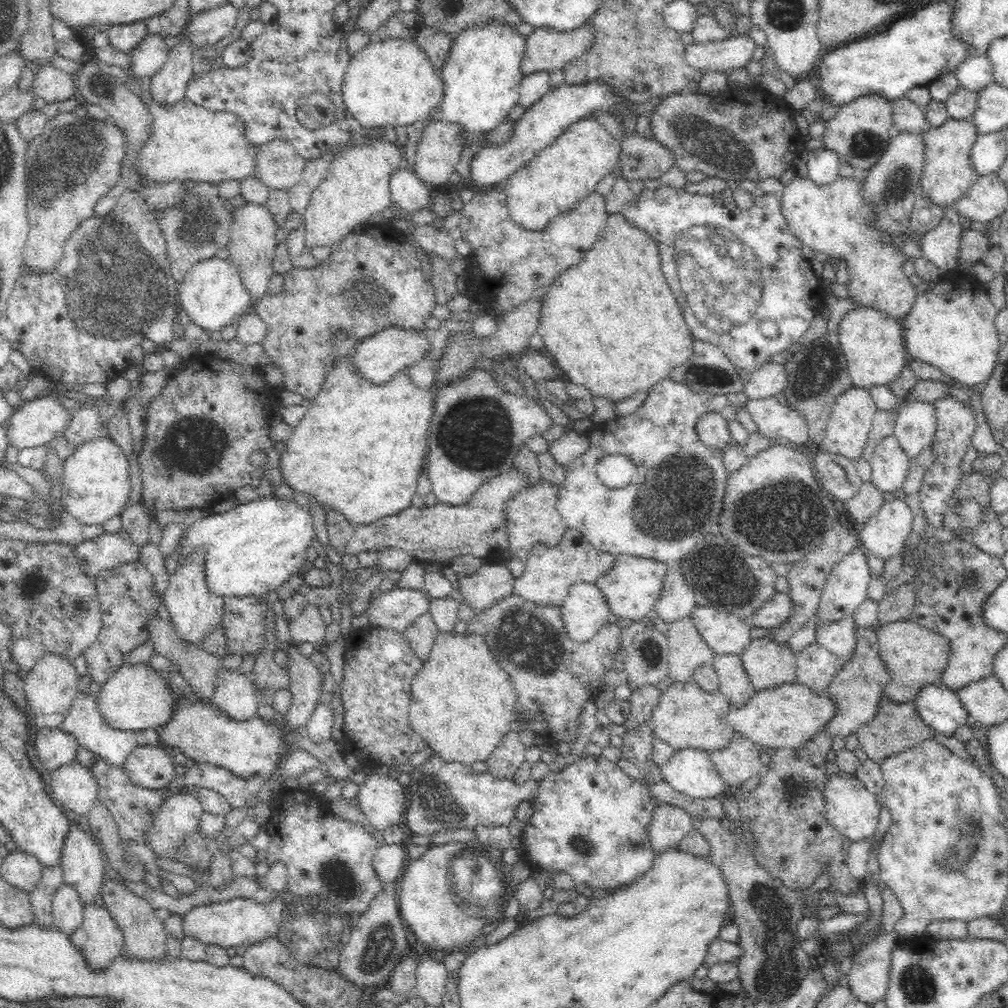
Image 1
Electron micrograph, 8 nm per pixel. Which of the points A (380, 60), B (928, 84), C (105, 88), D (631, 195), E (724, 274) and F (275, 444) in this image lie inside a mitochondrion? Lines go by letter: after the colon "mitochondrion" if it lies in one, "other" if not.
A: other
B: other
C: mitochondrion
D: other
E: mitochondrion
F: other

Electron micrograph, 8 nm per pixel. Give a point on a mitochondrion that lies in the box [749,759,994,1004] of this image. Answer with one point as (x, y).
(779, 971)

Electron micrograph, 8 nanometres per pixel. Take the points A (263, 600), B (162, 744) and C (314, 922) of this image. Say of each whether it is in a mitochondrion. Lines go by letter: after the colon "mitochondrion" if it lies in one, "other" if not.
A: other
B: other
C: mitochondrion

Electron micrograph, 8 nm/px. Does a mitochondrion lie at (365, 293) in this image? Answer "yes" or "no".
yes

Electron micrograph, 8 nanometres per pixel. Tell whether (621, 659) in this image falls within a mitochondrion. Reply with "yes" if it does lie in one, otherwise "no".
no

